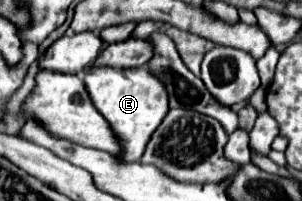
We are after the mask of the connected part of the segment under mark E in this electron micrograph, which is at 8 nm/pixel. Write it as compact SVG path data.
M86 66L84 84L94 100L94 106L110 120L110 126L122 140L126 140L126 160L138 162L150 136L168 114L168 92L148 68L110 68L110 66Z

